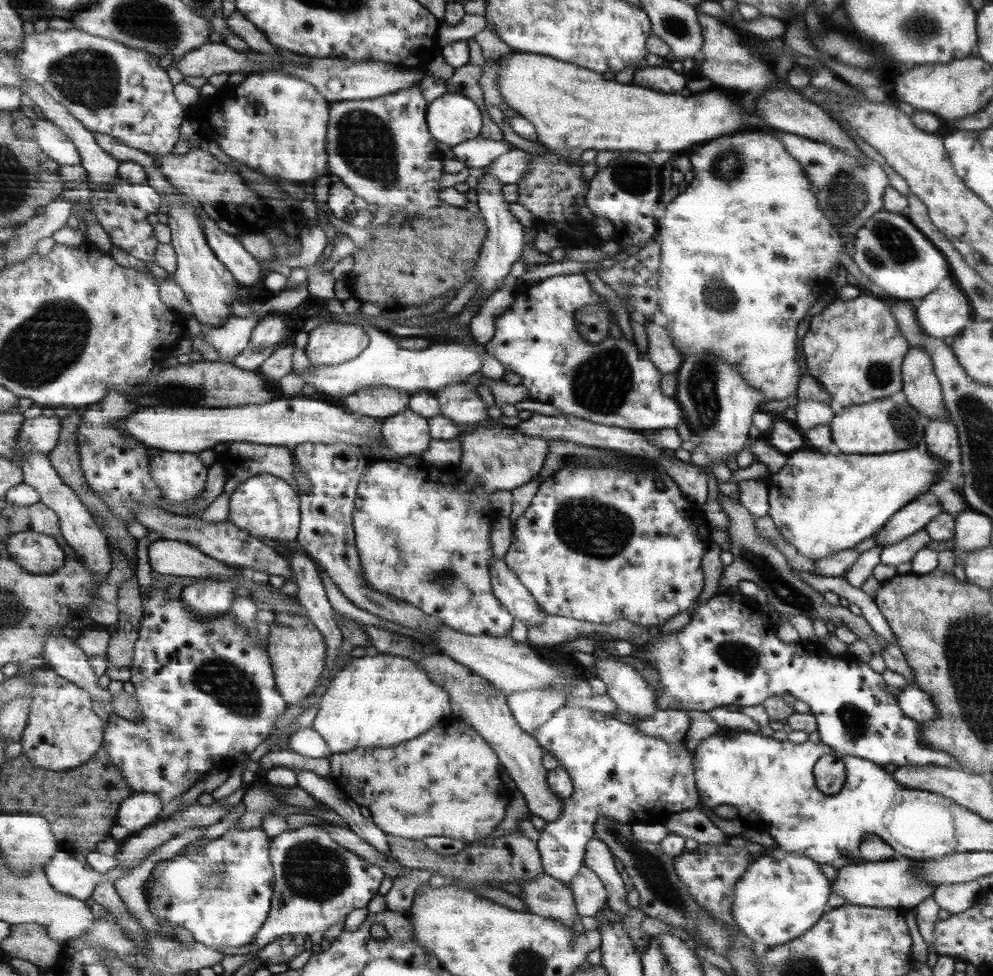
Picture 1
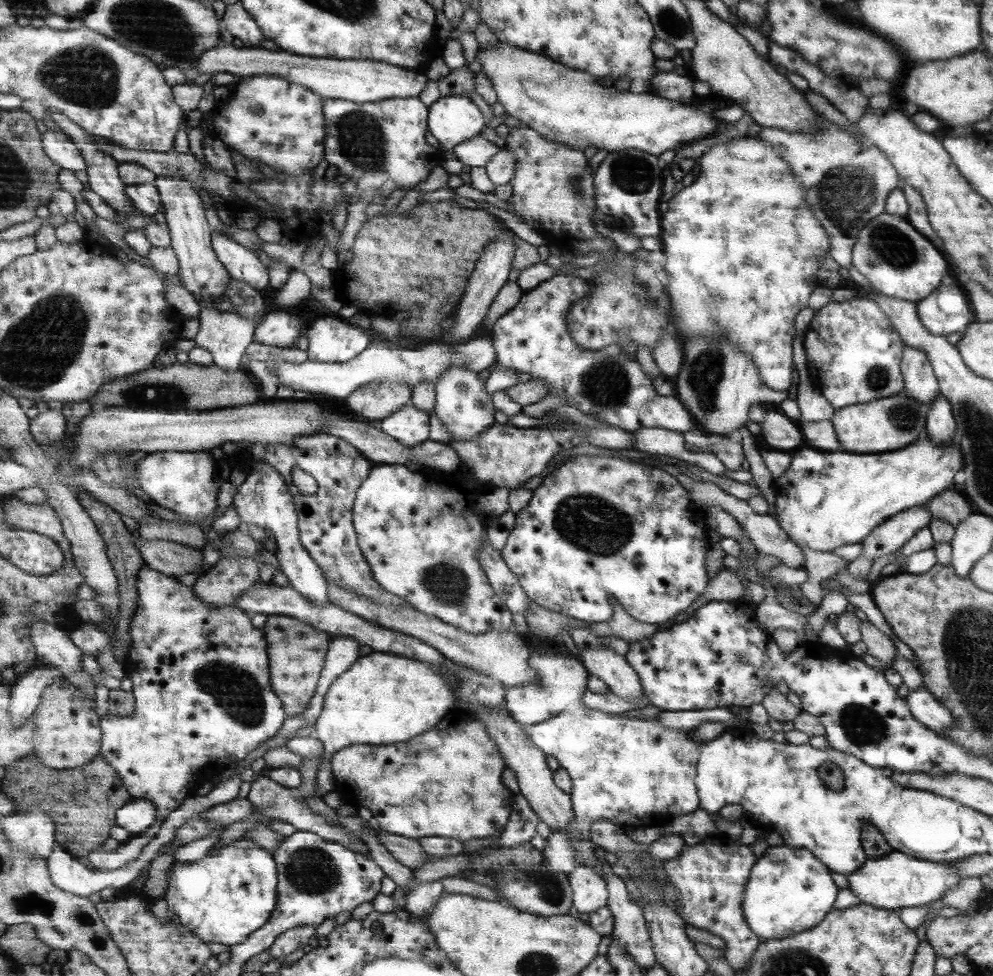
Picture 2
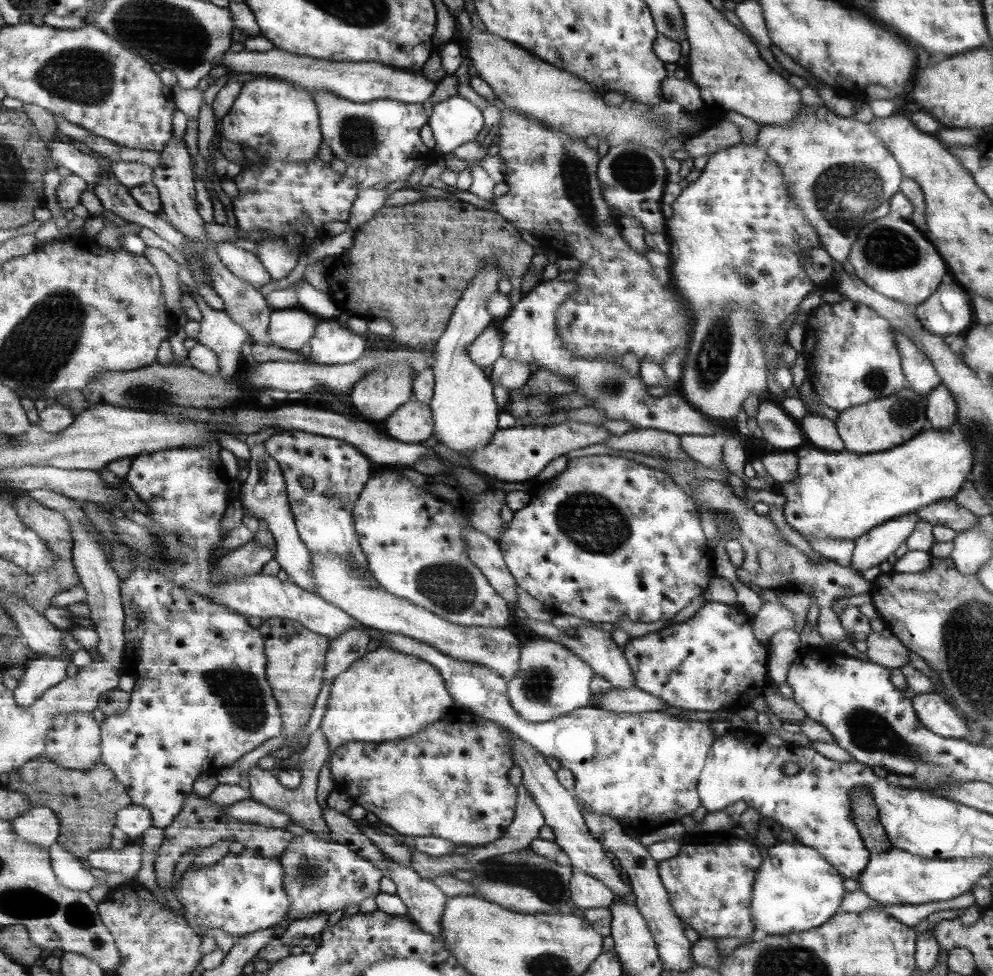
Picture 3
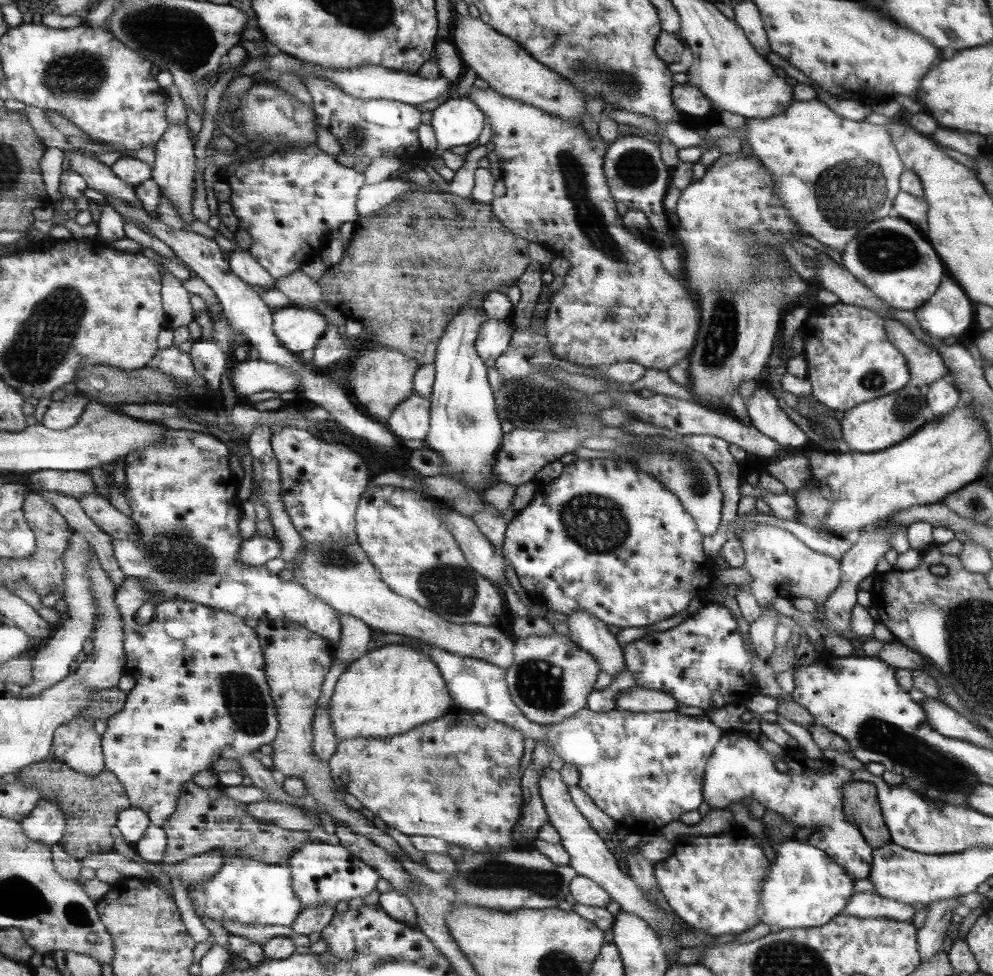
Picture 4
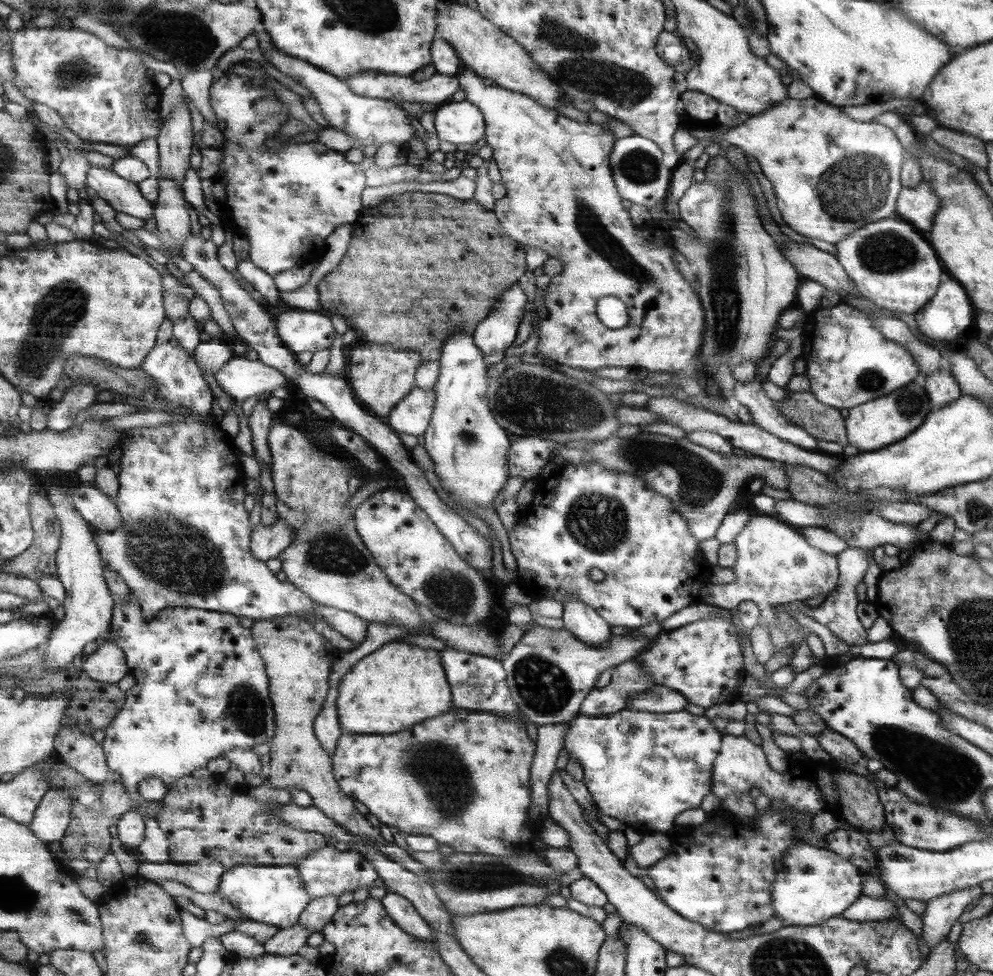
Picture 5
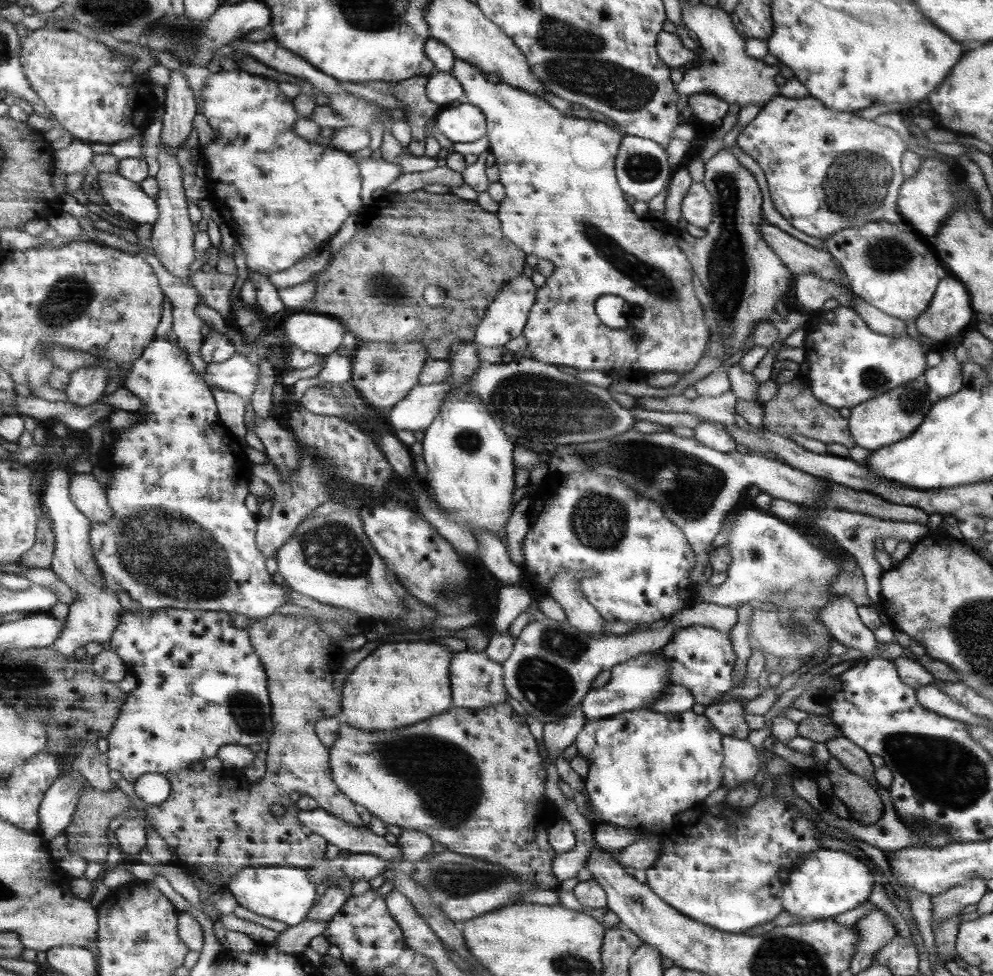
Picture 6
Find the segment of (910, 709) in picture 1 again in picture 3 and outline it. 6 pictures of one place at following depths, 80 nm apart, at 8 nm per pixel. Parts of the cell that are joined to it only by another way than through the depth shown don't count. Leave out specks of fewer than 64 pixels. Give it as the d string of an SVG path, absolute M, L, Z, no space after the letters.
M936 692L917 694L912 701L915 716L931 732L938 733L940 737L956 739L968 735L968 728L964 719Z

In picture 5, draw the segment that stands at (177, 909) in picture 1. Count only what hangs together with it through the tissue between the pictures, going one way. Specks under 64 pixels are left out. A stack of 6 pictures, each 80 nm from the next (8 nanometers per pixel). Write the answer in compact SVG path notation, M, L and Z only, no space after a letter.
M238 864L223 873L218 889L217 893L246 919L264 922L279 929L297 925L302 912L313 900L295 865Z

